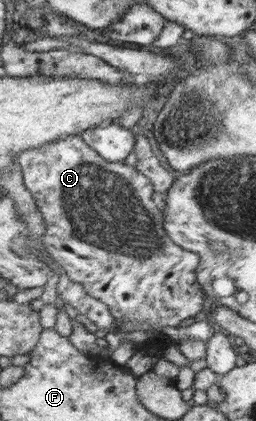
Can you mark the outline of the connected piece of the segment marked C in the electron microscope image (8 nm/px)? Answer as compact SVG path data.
M68 136L43 145L38 149L29 149L23 151L17 158L21 164L23 175L25 177L26 187L32 192L38 207L41 209L45 222L48 224L48 231L42 239L47 253L58 263L66 268L66 273L72 281L80 283L86 292L92 298L98 299L110 307L110 312L115 320L128 320L128 328L137 326L138 330L143 330L151 335L162 334L164 327L179 327L182 321L194 318L198 320L207 311L207 298L204 297L205 290L197 277L197 269L201 265L201 257L195 252L184 249L175 242L169 233L165 230L165 213L158 209L158 205L152 199L152 193L155 191L153 181L146 177L136 167L131 167L124 162L111 162L101 156L96 149L89 147L80 136Z

